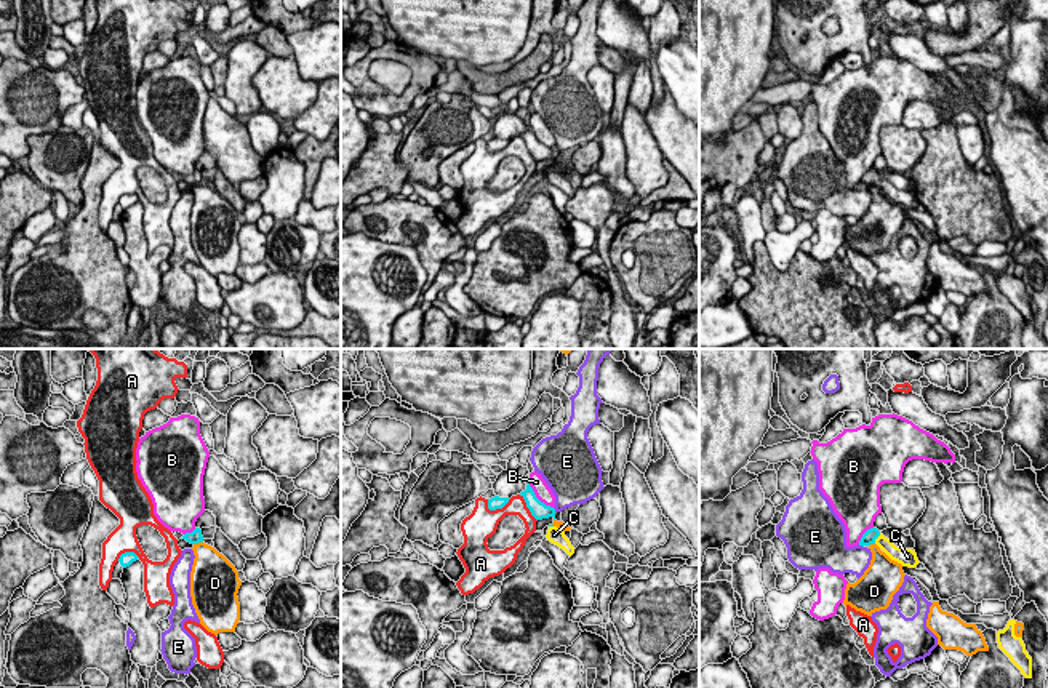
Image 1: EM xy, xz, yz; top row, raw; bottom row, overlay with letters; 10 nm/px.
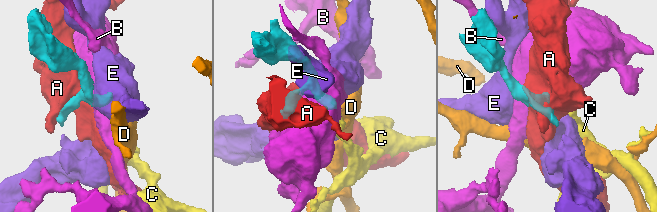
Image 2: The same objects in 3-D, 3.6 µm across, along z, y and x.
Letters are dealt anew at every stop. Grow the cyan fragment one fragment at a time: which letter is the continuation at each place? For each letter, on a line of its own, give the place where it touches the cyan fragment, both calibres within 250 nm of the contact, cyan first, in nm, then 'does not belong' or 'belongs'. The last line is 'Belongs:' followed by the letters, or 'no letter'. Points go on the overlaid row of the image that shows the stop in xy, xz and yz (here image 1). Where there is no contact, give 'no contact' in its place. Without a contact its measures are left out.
A: xz (498, 508) | 130/320 nm | does not belong
B: xz (536, 498) | 170/160 nm | does not belong
C: yz (877, 536) | 140/140 nm | belongs
D: xy (197, 543) | 130/320 nm | does not belong
E: yz (861, 544) | 140/280 nm | does not belong
Belongs: C

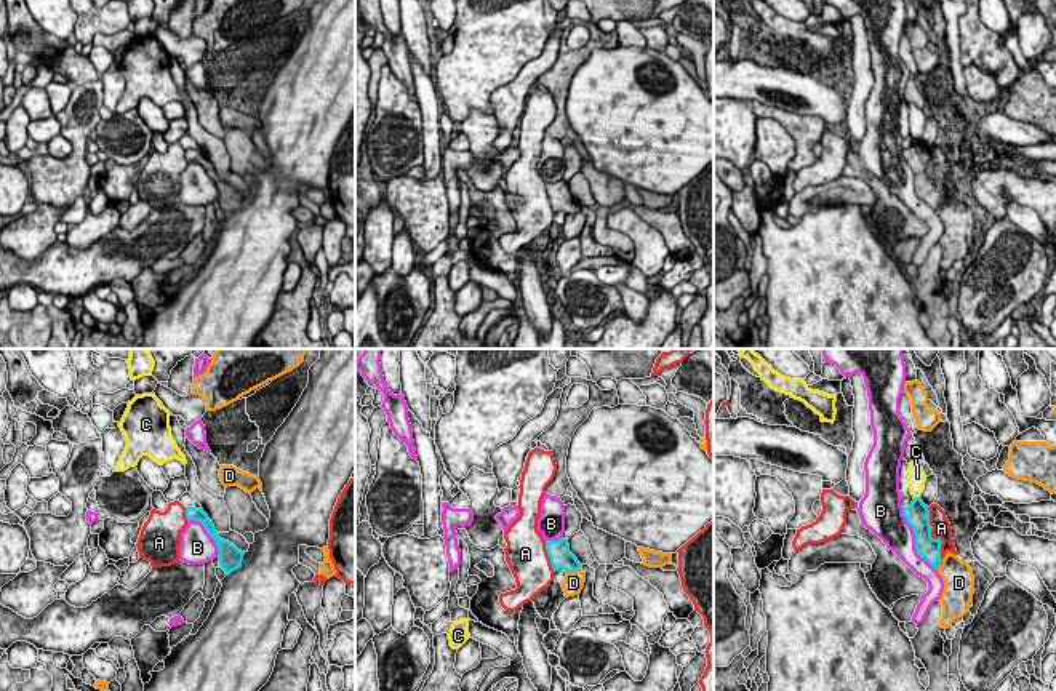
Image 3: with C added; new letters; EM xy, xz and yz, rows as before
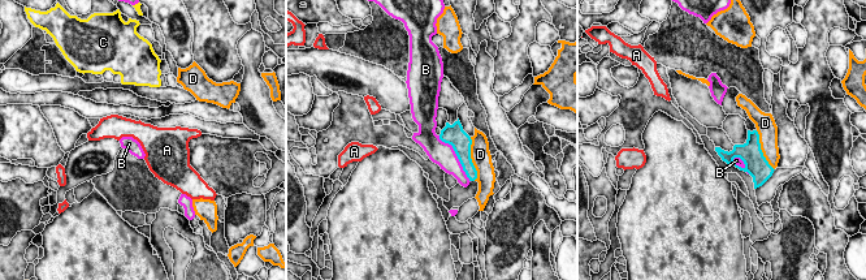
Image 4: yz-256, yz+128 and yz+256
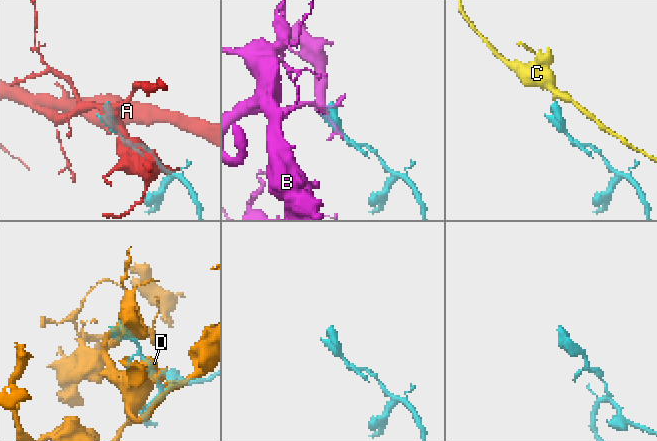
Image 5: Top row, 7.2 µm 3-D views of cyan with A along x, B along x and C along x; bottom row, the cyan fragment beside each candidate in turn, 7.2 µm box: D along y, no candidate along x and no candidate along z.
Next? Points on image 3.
A: yz (932, 538) | 220/190 nm | does not belong
B: yz (916, 539) | 240/320 nm | does not belong
C: yz (917, 498) | 240/170 nm | does not belong
D: xz (573, 571) | 220/200 nm | does not belong
Belongs: no letter

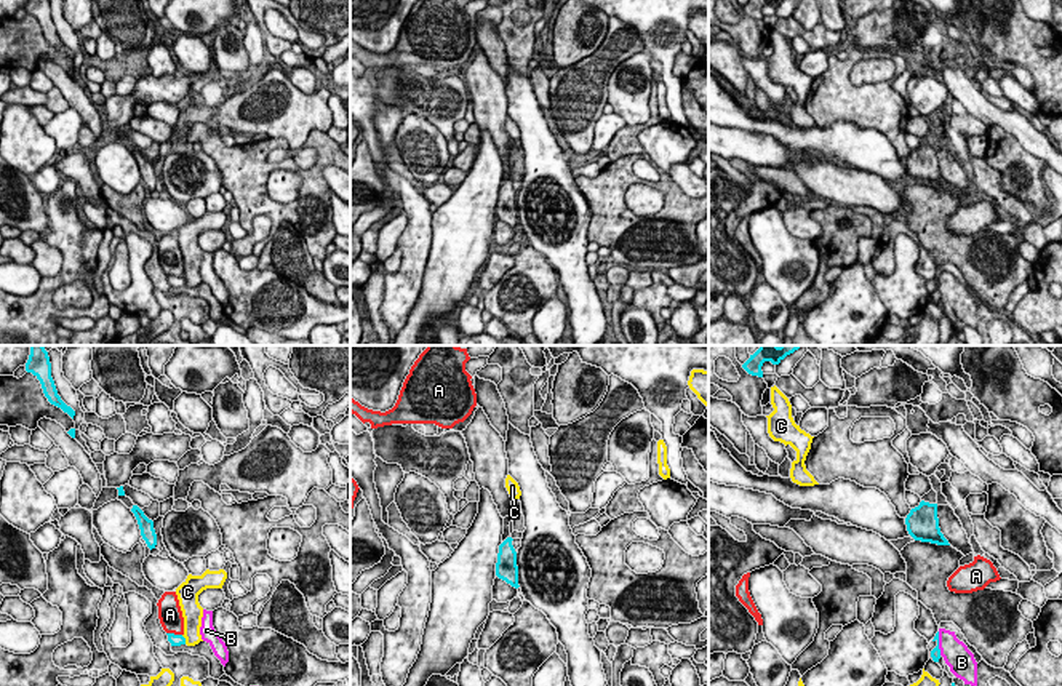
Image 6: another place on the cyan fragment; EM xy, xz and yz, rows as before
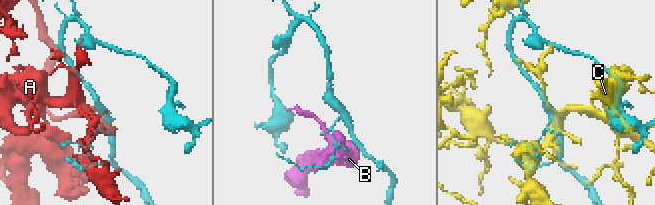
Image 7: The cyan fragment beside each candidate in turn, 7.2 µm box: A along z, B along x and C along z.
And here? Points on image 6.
A: xy (173, 634) | 130/240 nm | does not belong
B: yz (938, 643) | 100/280 nm | does not belong
C: xy (184, 640) | 130/190 nm | does not belong
Belongs: no letter

